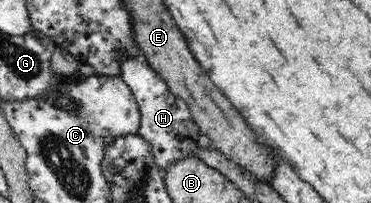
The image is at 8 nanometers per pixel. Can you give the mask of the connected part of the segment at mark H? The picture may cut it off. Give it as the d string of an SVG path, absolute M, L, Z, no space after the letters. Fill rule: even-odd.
M139 59L128 60L122 65L122 81L130 88L130 91L135 97L135 102L139 107L141 125L138 134L143 137L151 145L151 154L155 158L155 164L161 174L166 172L166 169L174 164L176 161L194 157L194 153L201 148L212 149L211 139L207 138L197 126L197 123L191 117L191 112L186 103L179 97L170 92L165 81L163 81L158 74L150 67L149 64L139 61Z

